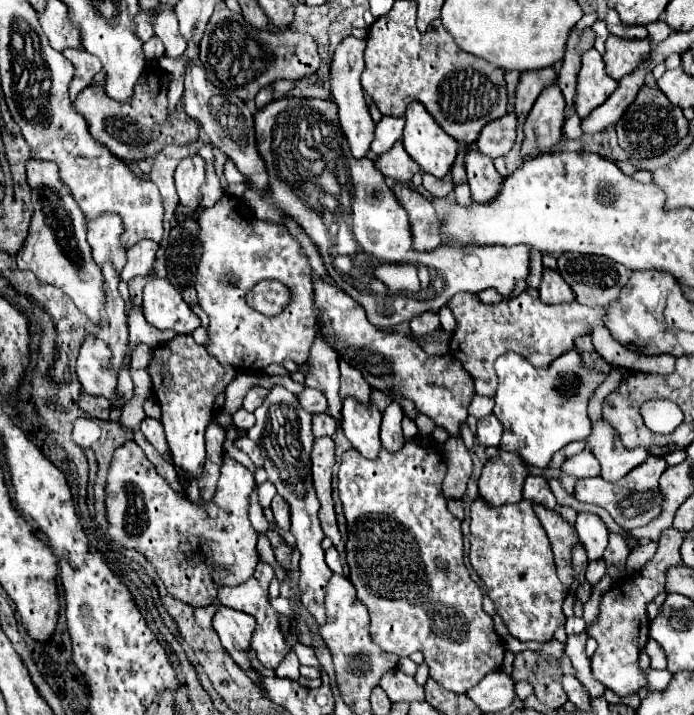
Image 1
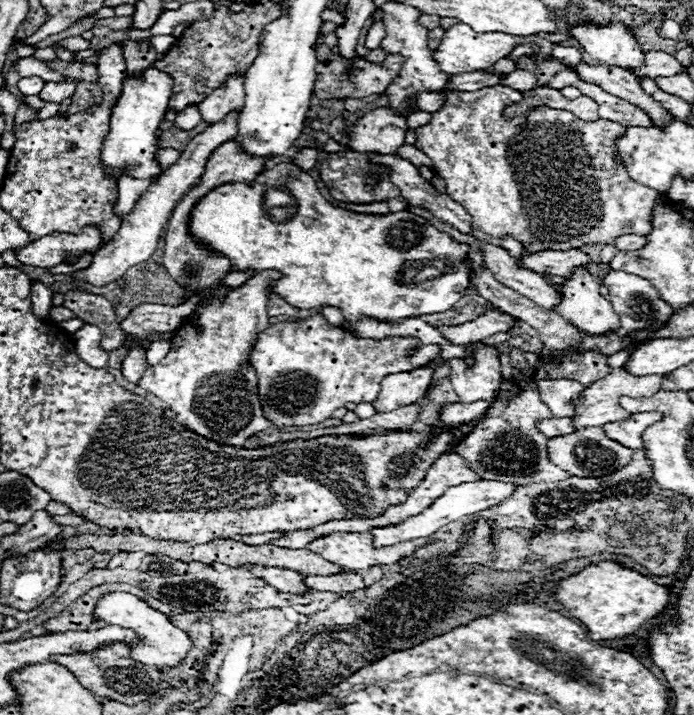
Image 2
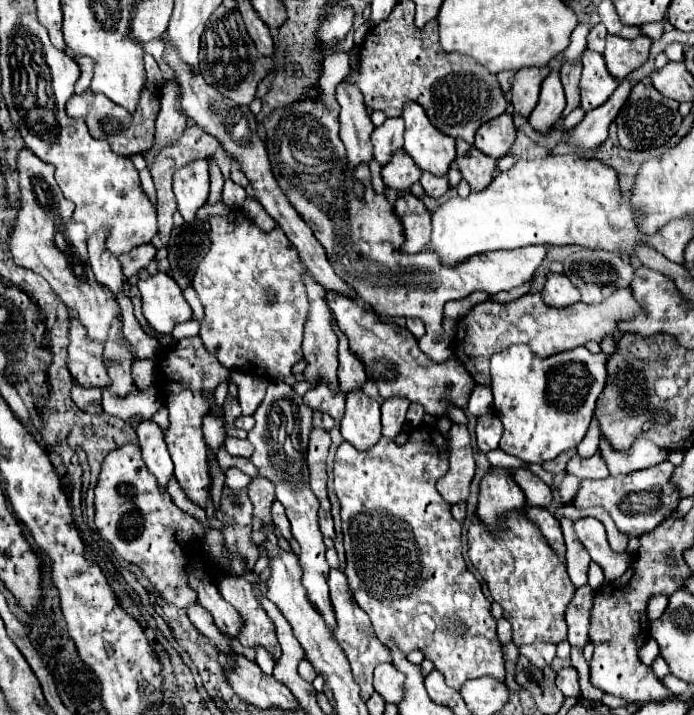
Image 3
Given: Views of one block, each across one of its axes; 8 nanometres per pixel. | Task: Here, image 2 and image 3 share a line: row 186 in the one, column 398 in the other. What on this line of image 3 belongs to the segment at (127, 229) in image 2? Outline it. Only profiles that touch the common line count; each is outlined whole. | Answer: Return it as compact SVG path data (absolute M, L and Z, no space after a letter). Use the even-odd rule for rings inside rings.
M400 148L398 154L394 154L394 158L390 158L390 162L386 162L386 166L382 166L382 172L380 174L382 174L382 180L384 180L386 186L404 192L414 182L418 182L422 170Z

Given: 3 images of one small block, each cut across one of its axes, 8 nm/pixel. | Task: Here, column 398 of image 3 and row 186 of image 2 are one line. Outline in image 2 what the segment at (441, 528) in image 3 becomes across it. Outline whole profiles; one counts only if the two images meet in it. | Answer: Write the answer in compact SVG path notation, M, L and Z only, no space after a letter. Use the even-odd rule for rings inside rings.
M508 86L484 88L484 90L478 90L478 92L448 92L444 106L438 112L432 114L432 120L426 126L414 130L416 132L416 144L414 146L418 150L422 150L434 162L434 172L444 180L446 194L470 214L474 230L482 230L482 232L492 234L496 238L510 234L518 242L522 242L522 246L530 254L536 254L540 250L572 250L572 248L582 248L586 244L614 244L616 238L630 234L630 232L638 232L638 236L648 236L652 232L652 212L654 212L658 192L654 188L648 188L644 184L634 182L630 178L626 166L620 160L616 138L626 132L626 126L622 126L618 122L602 120L602 118L594 120L594 122L584 122L584 120L578 120L572 112L556 110L556 108L548 108L548 106L538 106L538 108L534 108L534 110L522 114L522 116L516 116L516 118L504 118L504 108L512 106L514 102L522 102L522 92L508 88Z

